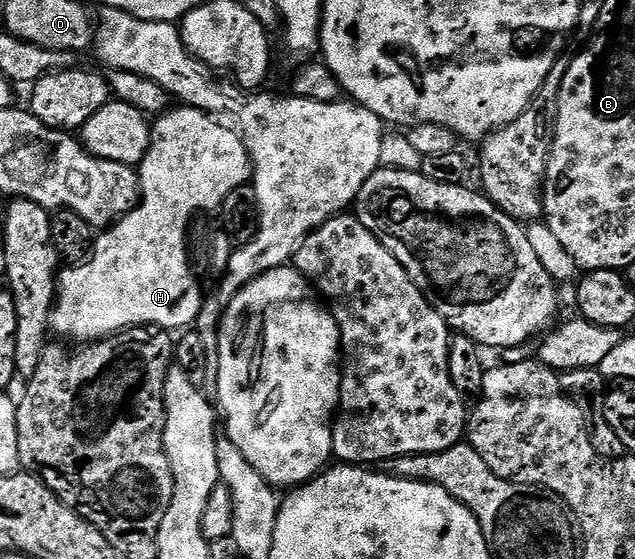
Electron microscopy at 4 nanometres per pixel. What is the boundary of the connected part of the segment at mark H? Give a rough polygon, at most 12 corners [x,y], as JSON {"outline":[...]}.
{"outline":[[175,106],[139,205],[58,273],[50,331],[194,325],[187,241],[252,179],[238,131]]}

